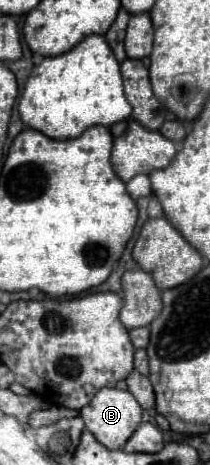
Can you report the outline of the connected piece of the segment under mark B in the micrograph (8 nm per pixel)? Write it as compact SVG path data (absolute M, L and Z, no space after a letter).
M105 387L91 399L89 405L85 405L79 411L79 415L85 421L85 429L91 431L101 445L105 445L107 449L121 449L129 441L129 437L135 433L135 429L139 427L143 419L143 409L129 391Z

